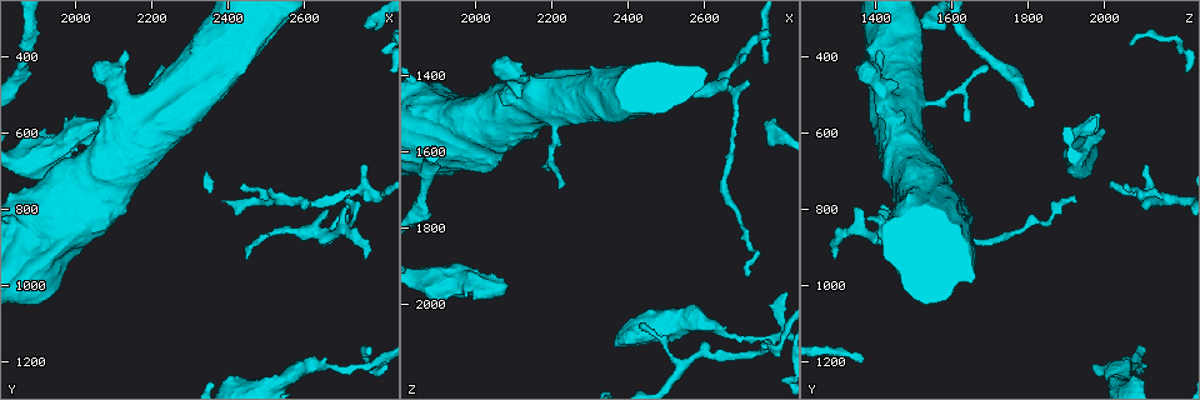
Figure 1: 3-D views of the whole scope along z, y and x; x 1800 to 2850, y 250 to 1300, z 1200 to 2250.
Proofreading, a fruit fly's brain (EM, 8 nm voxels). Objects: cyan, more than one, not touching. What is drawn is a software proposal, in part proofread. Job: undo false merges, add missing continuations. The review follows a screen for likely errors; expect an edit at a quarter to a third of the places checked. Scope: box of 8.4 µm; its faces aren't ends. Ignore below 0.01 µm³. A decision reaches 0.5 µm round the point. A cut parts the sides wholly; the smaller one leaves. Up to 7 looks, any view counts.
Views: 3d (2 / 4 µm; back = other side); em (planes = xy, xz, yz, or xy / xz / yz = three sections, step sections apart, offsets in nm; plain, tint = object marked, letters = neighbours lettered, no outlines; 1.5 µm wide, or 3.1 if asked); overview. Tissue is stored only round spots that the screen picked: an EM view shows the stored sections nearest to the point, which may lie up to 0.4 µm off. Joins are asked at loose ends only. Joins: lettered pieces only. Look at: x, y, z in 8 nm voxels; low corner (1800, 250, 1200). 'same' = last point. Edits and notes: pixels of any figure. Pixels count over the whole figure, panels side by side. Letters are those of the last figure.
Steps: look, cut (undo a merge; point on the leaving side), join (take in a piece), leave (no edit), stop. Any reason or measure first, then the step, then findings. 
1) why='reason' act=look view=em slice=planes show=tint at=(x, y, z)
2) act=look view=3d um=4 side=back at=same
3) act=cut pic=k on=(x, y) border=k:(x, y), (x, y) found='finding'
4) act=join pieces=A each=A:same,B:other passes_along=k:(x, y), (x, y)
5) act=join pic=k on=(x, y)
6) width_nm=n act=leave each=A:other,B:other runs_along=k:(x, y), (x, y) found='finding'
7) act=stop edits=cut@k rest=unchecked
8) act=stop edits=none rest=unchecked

why='an open end' act=look view=em slice=planes show=letters at=(2760, 925, 1285)

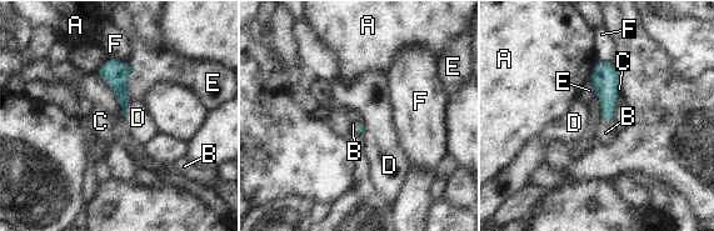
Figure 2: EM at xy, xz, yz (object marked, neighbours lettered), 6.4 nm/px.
act=join pieces=B each=A:other,B:same,C:other,D:other,E:other,F:other found='the neuron continues'

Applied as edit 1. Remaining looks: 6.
why='tapers out' act=look view=3d um=2 at=(2210, 430, 1700)

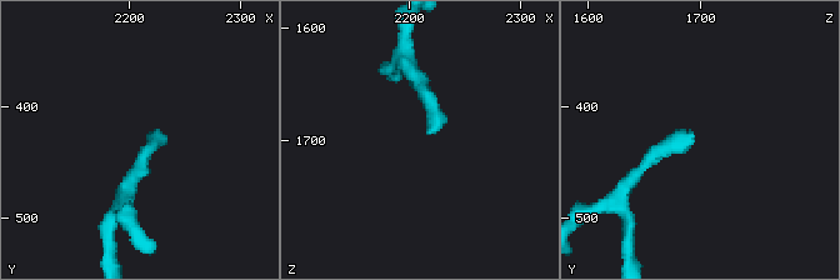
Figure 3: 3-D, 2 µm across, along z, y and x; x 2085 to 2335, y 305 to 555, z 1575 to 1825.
why='shape alone is not enough' act=look view=em slice=planes show=letters at=(2214, 426, 1694)

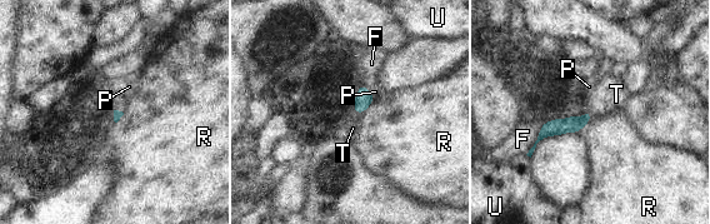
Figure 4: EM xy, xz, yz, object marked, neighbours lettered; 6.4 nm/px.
act=join pieces=T each=F:other,P:other,R:other,T:same,U:other passes_along=4:(364, 98), (358, 113), (353, 128) found='the neuron continues'

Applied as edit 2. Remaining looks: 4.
why='free end' act=look view=em slice=planes show=letters at=(2065, 415, 1375)

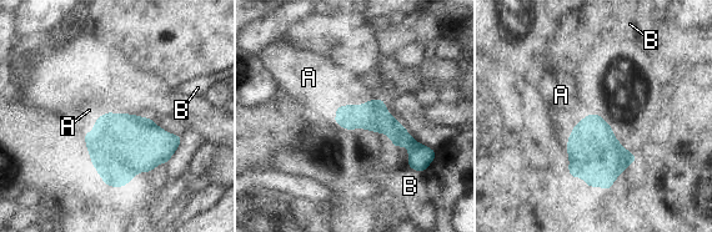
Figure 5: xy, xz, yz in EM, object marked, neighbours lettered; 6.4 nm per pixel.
longest_contact=B:120nm act=join pieces=A each=A:same,B:other found='it goes on there'

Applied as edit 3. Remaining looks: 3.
act=stop edits=join@2,join@4,join@5 rest=unchecked

